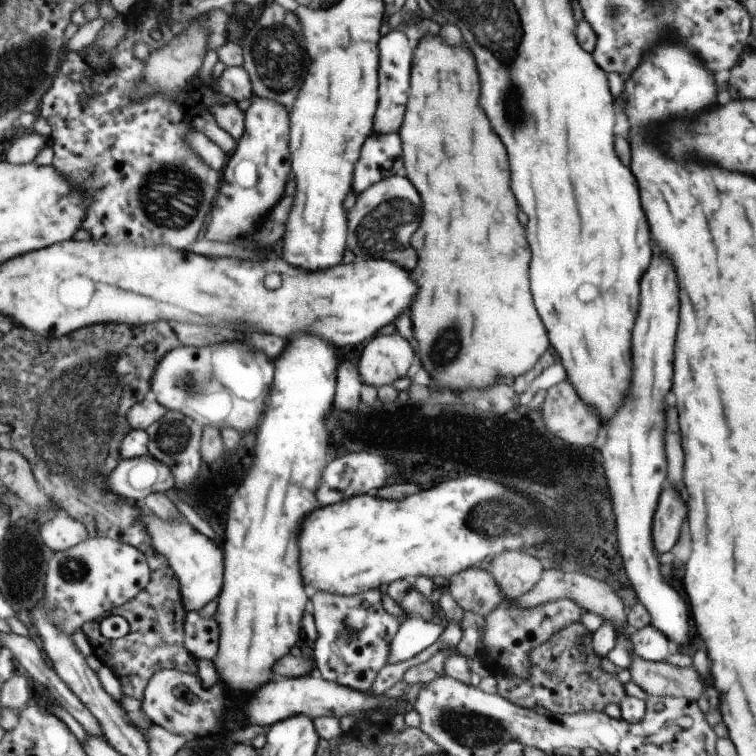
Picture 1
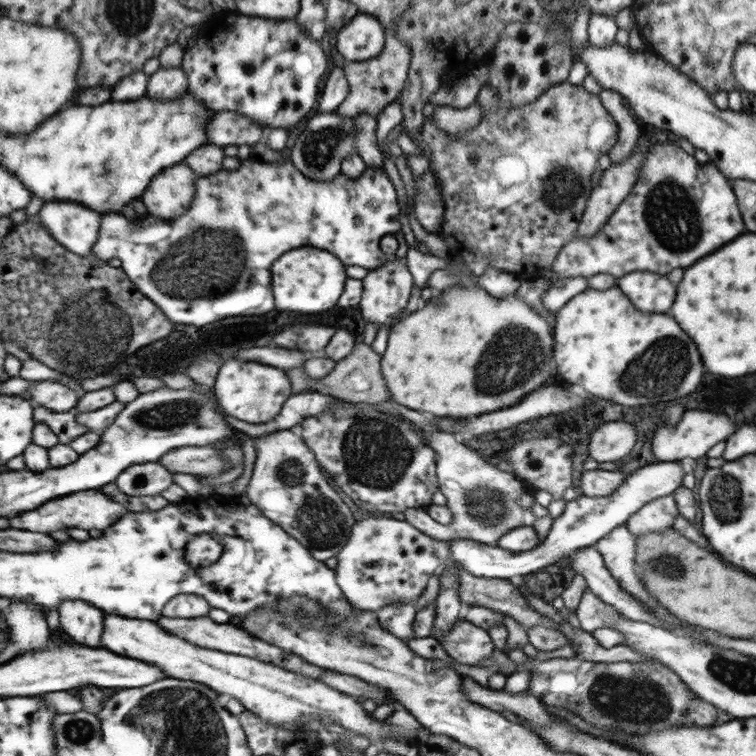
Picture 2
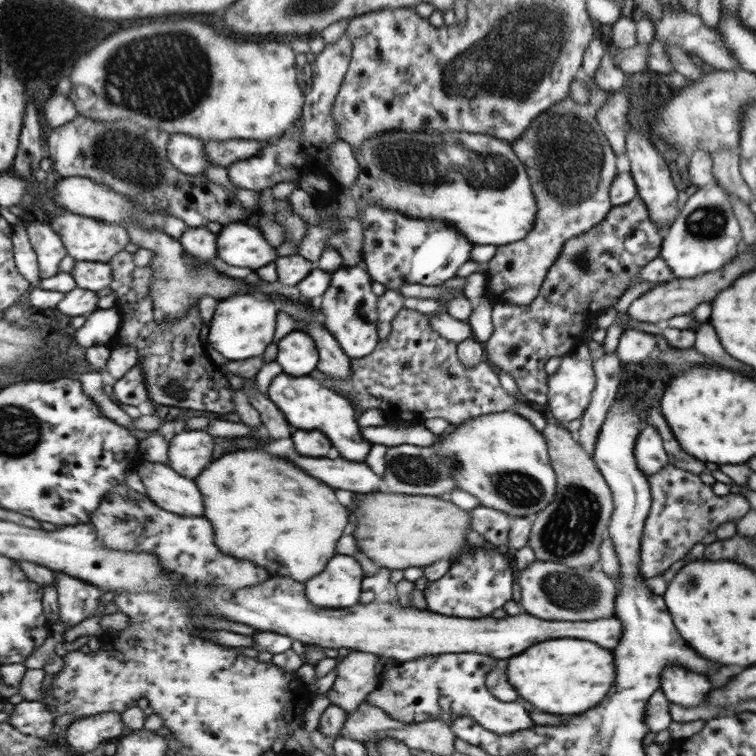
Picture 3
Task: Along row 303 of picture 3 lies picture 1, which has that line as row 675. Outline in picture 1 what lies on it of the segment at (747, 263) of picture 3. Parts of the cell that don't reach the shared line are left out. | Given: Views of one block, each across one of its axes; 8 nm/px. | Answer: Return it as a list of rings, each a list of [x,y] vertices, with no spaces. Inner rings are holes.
[[[630,641],[629,646],[629,674],[633,681],[643,692],[651,697],[681,697],[696,700],[703,696],[705,684],[700,674],[693,667],[676,667],[667,660],[653,662],[643,660],[633,654]]]

